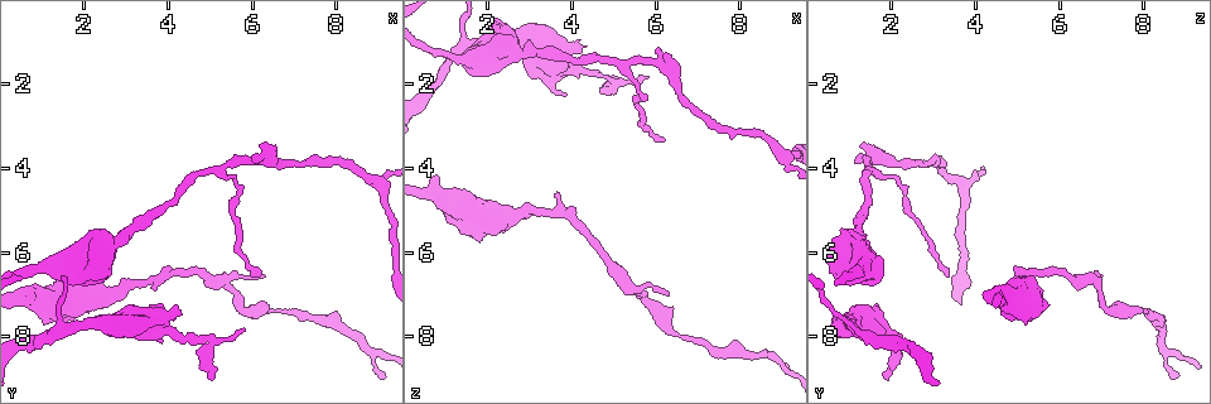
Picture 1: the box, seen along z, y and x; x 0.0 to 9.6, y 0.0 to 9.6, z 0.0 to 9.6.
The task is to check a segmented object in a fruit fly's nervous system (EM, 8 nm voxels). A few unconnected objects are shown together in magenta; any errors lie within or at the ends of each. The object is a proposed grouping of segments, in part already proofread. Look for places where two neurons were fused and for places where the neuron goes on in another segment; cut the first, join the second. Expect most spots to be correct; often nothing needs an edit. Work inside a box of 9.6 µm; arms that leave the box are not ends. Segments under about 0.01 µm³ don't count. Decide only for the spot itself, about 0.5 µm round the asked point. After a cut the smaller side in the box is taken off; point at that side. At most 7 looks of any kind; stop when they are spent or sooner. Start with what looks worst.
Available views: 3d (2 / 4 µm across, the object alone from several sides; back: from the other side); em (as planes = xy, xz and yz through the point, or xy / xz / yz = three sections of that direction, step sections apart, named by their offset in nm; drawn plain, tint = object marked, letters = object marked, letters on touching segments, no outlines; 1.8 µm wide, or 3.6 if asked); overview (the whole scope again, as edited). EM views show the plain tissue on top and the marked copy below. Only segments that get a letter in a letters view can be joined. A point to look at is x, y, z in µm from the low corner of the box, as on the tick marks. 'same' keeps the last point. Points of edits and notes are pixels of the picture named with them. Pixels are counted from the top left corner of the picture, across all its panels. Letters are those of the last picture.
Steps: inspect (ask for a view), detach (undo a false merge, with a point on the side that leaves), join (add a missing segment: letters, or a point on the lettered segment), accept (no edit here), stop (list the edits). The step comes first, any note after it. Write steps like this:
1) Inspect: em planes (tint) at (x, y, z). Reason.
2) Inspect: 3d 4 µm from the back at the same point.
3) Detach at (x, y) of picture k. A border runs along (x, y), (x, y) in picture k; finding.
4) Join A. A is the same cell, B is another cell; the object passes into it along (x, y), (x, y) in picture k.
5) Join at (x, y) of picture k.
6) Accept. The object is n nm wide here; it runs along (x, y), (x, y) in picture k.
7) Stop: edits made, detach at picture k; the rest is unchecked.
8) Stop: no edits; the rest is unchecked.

Inspect: em planes (letters) at (5.35, 6.60, 6.80). Branch point.

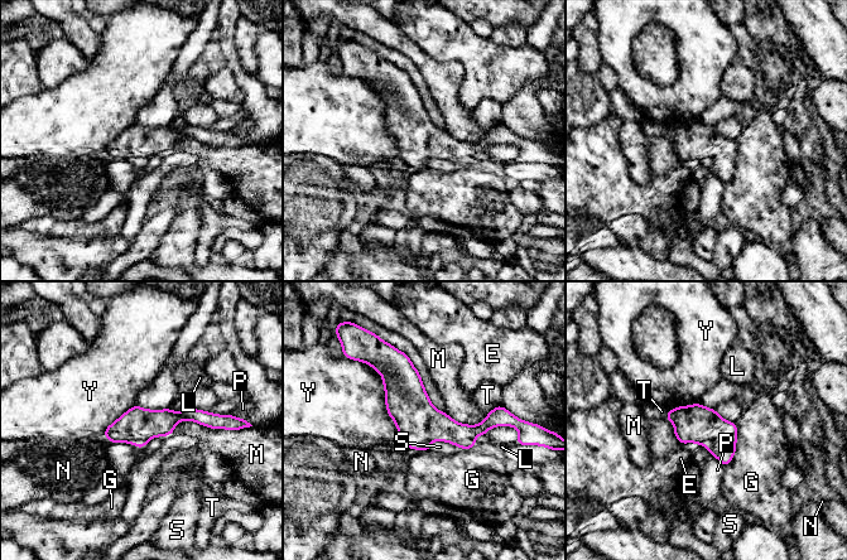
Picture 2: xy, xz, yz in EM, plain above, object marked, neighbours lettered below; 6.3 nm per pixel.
Accept. The object is 240 nm wide here; E, G, L, M, N, P, S, T and Y are other cells; a border runs along (362, 361), (381, 376), (400, 438) in picture 2; one neuron here.

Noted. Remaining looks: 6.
Inspect: 3d 2 µm at (4.25, 7.45, 1.05). Free end.

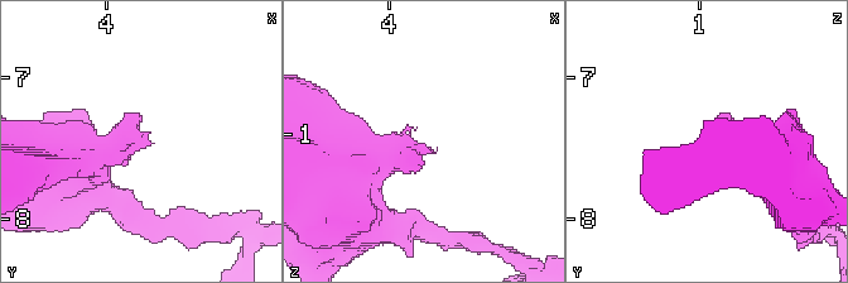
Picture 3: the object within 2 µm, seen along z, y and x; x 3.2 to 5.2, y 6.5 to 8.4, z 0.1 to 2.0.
Inspect: em xz step 16 (tint) at (4.30, 7.46, 1.08).

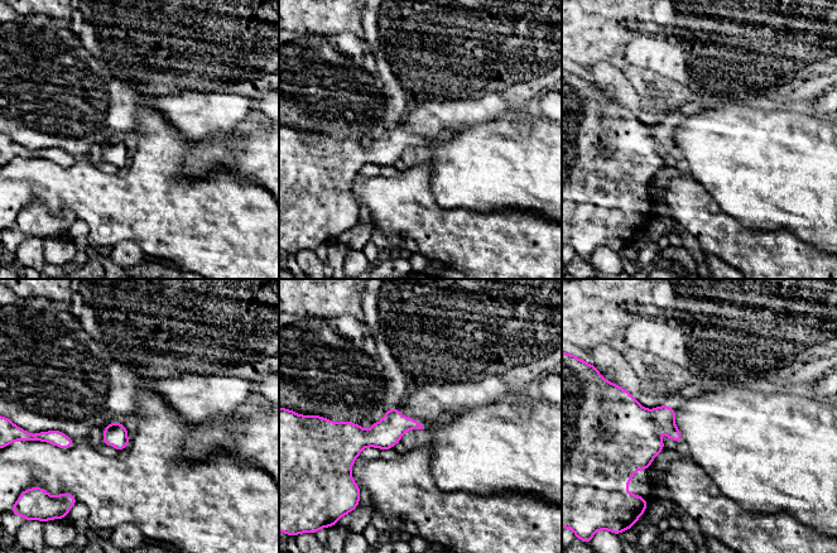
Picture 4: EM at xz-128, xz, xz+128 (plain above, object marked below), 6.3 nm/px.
Inspect: em planes (letters) at the same point.

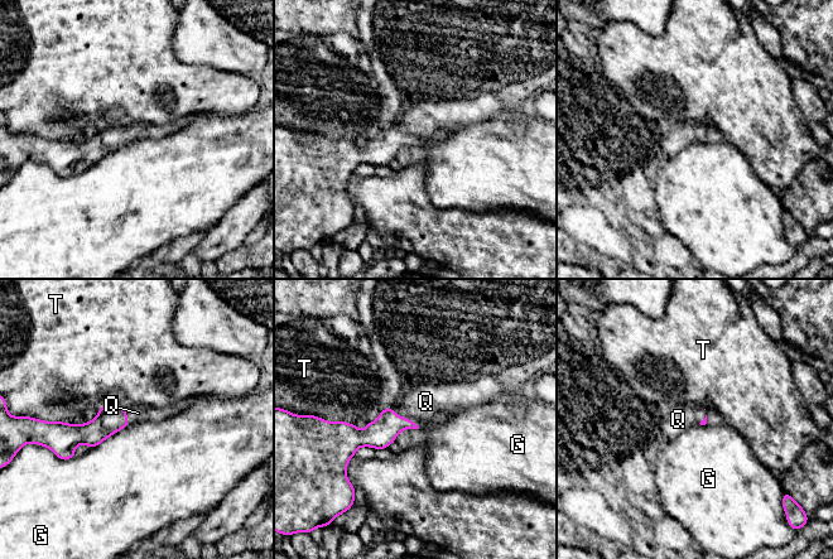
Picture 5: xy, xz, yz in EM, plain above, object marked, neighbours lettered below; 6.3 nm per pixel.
Join Q. Q is the same cell, G and T are other cells; the object passes into it along (379, 434), (404, 418), (425, 401) in picture 5; the neuron continues.

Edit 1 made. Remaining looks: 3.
Inspect: em planes (letters) at (6.20, 3.70, 1.50). Arms part here.

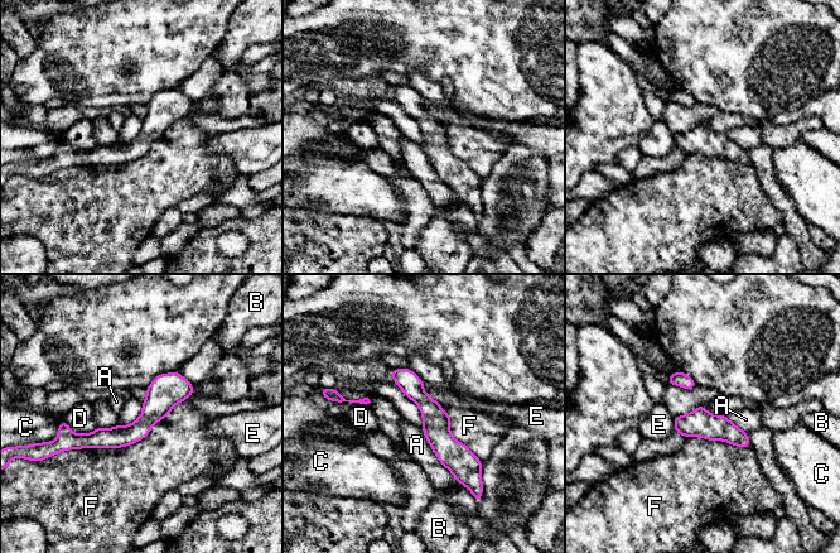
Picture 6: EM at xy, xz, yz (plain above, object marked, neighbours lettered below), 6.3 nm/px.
Accept. A, B, C, D, E and F are other cells; it runs along (188, 385), (130, 434), (68, 434) in picture 6; one neuron here.

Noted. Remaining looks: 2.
Stop: edits made, join at picture 5; the rest is unchecked.

